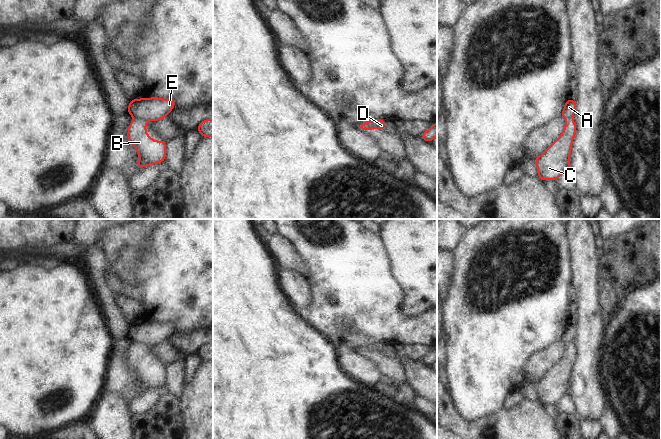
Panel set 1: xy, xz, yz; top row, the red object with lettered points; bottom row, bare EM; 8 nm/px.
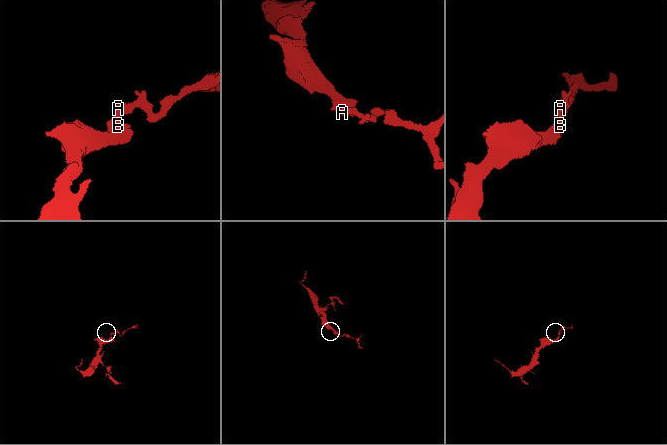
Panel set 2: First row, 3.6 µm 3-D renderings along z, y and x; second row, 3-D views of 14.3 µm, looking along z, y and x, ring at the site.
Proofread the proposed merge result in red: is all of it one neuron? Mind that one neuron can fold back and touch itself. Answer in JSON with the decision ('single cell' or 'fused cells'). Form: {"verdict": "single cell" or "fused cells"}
{"verdict": "fused cells"}

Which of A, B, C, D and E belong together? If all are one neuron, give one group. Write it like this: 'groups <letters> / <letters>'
groups A D E / B C

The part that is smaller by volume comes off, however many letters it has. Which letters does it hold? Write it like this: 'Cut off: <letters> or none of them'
Cut off: A, D, E

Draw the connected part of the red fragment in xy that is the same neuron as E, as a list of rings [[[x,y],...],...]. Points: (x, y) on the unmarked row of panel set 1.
[[[157,321],[133,323],[129,327],[128,337],[135,343],[159,345],[168,340],[174,331],[174,323],[161,323]]]

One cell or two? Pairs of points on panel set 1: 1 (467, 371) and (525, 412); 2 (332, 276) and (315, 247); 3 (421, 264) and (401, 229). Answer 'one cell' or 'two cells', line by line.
1: two cells
2: one cell
3: one cell

